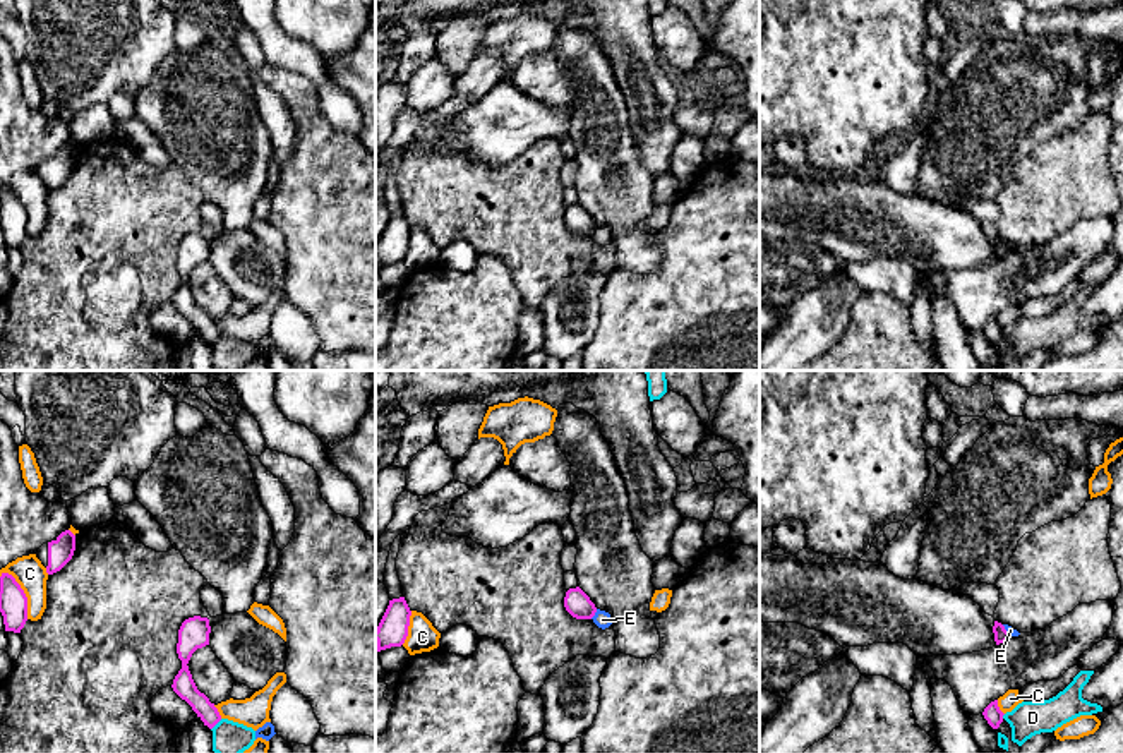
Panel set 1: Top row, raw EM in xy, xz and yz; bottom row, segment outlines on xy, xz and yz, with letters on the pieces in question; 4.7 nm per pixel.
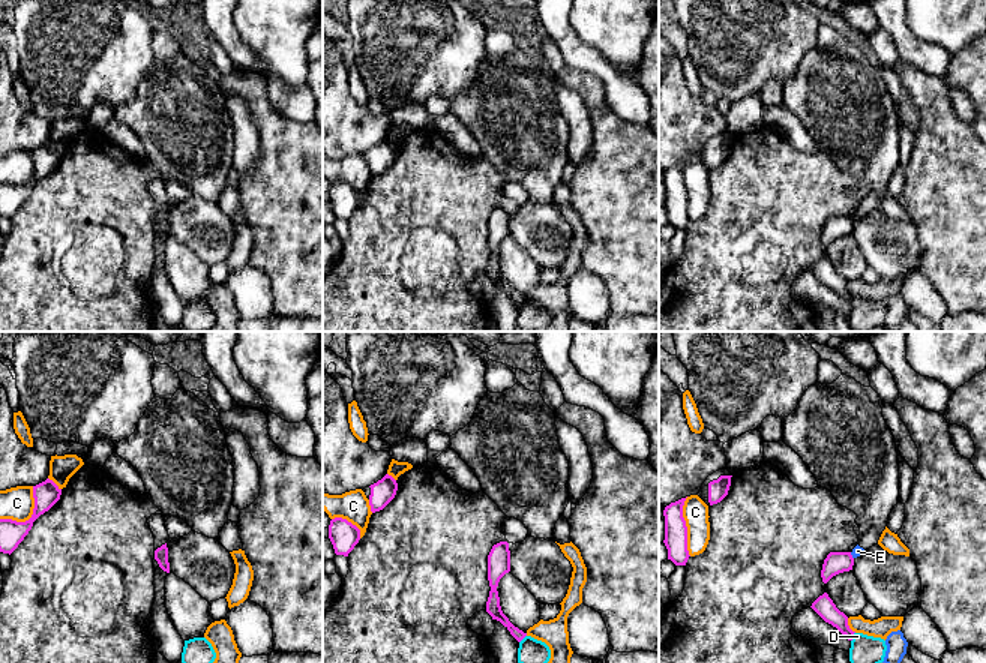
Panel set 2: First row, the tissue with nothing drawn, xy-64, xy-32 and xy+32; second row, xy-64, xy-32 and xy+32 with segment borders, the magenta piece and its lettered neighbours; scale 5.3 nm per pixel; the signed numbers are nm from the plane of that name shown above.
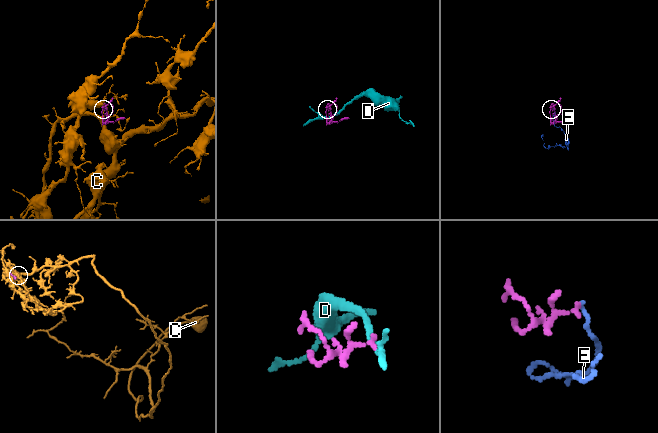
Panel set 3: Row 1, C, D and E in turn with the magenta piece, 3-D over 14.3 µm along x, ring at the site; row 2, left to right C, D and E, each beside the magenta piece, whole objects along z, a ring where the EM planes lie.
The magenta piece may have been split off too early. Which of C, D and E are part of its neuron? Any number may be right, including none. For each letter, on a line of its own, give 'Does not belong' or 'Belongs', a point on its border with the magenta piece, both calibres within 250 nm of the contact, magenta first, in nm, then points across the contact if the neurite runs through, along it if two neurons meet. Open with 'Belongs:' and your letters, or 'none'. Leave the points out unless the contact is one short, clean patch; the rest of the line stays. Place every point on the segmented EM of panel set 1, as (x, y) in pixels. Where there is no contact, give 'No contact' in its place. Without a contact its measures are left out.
Belongs: none
C: Does not belong. Touches magenta at xz (407, 628). Thickness 140 nm (magenta) against 140 nm
D: Does not belong. Touches magenta at xy (216, 722). Thickness 100 nm (magenta) against 150 nm. Boundary: xy (222, 719), (211, 729)
E: Does not belong. Touches magenta at xz (594, 614). Thickness 120 nm (magenta) against 80 nm. Boundary: xz (597, 609), (590, 618)

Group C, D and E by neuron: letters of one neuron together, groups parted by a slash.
C / D / E

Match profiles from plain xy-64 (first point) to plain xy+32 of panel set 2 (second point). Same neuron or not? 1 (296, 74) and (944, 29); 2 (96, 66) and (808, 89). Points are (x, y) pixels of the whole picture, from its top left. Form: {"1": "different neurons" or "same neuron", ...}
{"1": "same neuron", "2": "different neurons"}

